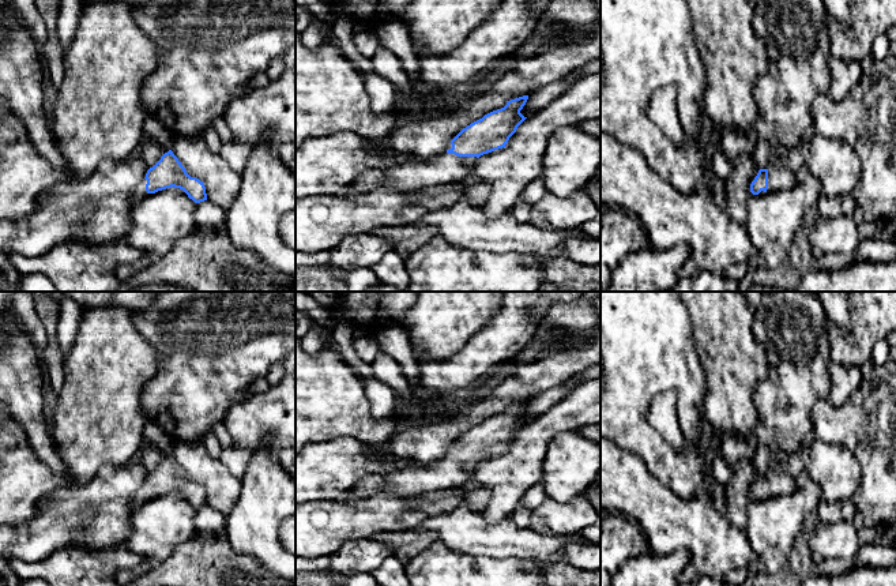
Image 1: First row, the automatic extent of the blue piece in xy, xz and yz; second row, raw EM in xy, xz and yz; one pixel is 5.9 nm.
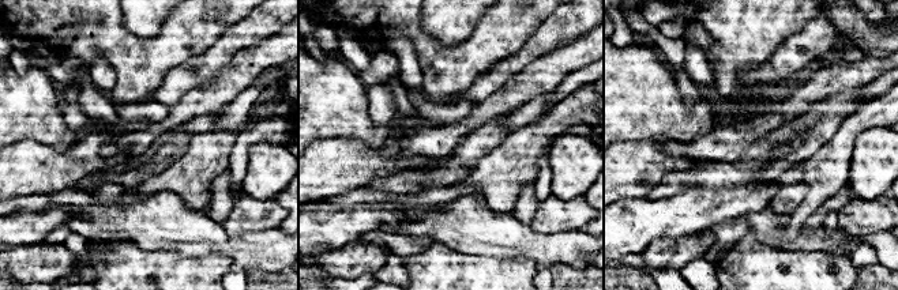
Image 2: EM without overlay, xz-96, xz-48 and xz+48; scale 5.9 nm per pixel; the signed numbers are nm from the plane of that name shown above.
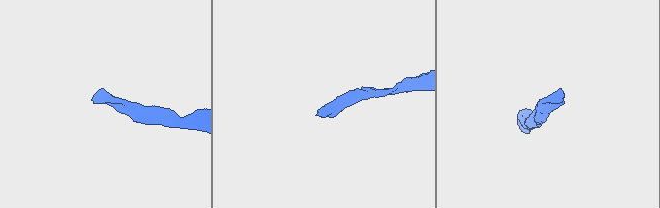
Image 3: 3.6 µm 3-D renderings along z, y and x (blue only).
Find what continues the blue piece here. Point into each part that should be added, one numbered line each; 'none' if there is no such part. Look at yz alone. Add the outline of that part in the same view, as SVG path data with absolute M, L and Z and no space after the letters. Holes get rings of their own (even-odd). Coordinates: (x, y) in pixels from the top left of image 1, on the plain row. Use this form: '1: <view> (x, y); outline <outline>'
1: yz (780, 483); outline M773 463L768 473L768 495L760 500L776 496L788 496L798 489L795 477L793 477L786 463Z

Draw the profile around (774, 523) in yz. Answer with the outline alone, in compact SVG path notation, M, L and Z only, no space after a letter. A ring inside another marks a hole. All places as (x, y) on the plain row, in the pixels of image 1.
M809 481L788 496L750 500L743 533L757 559L753 571L775 574L787 564L805 518L817 510L821 499L818 485Z

